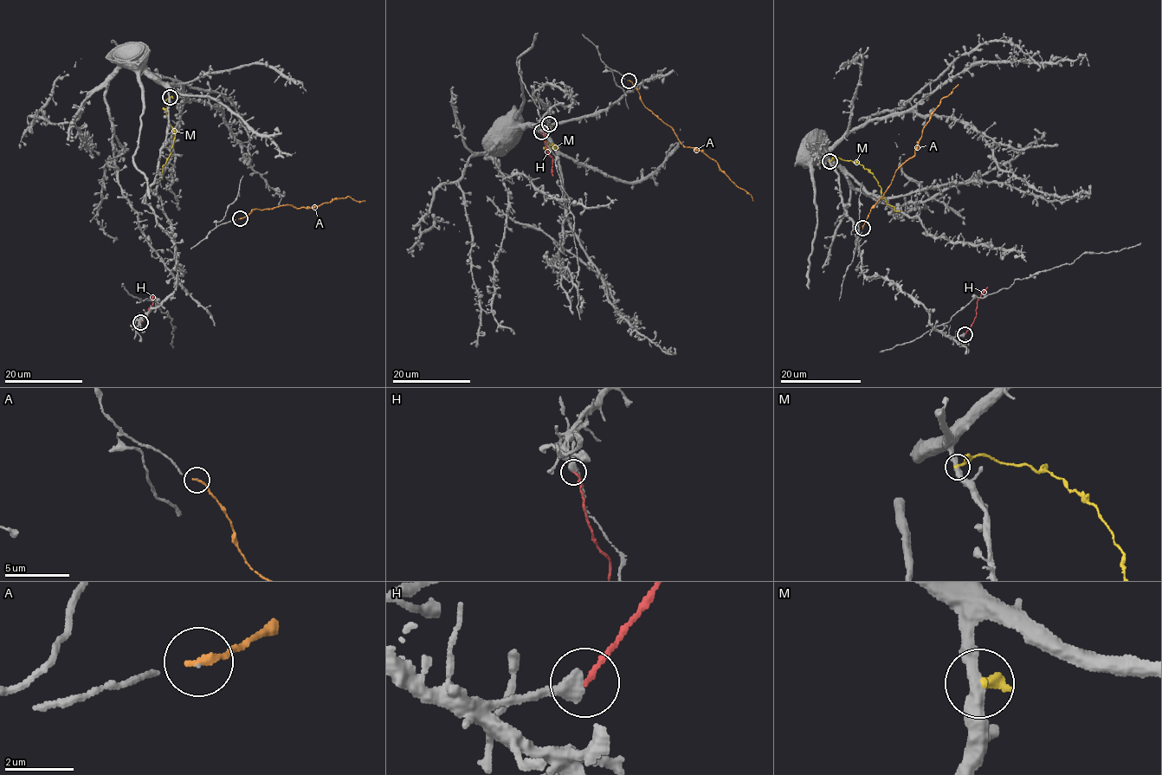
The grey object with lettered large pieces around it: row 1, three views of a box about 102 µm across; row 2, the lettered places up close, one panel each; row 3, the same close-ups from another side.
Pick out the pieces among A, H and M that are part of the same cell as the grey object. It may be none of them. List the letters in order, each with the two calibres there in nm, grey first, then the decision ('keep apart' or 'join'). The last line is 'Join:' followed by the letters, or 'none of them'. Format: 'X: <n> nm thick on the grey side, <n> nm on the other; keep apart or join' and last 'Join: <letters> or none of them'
A: 20 nm thick on the grey side, 160 nm on the other; join
H: 440 nm thick on the grey side, 140 nm on the other; keep apart
M: 400 nm thick on the grey side, 240 nm on the other; keep apart
Join: A

